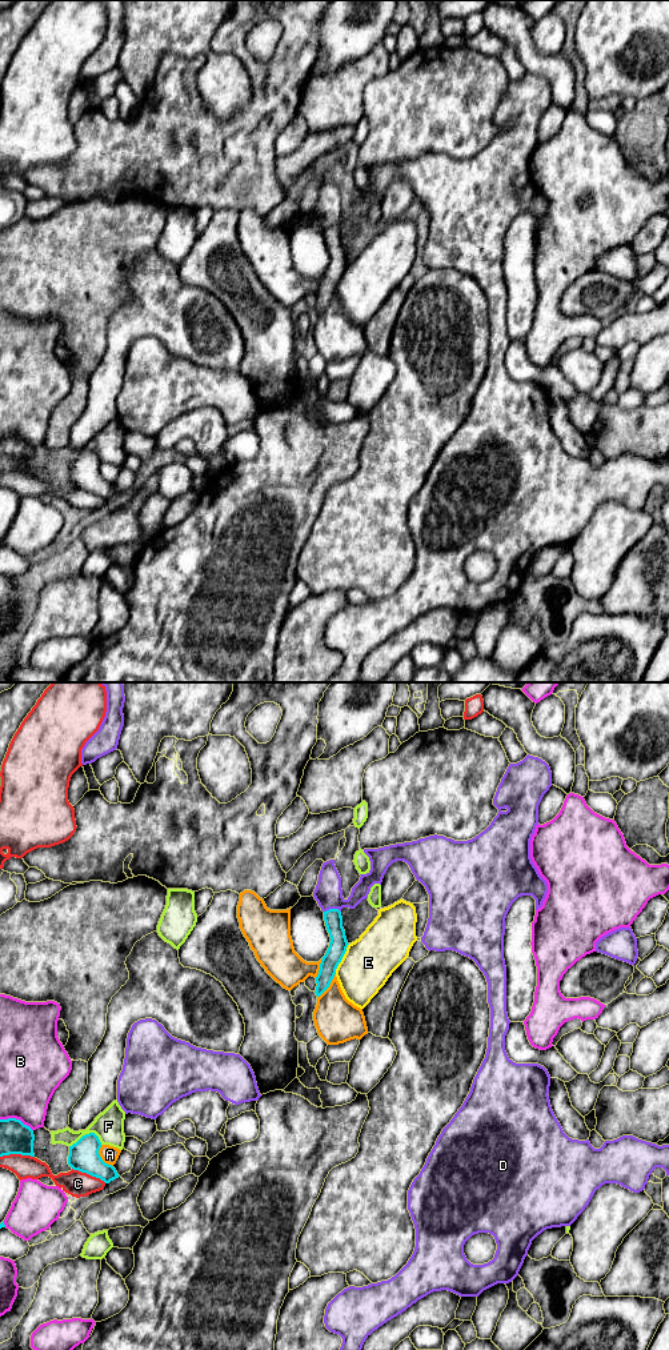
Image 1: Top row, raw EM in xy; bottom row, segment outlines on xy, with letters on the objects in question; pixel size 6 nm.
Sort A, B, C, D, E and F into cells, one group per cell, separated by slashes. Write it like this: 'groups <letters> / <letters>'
groups A / B / C / D / E / F

